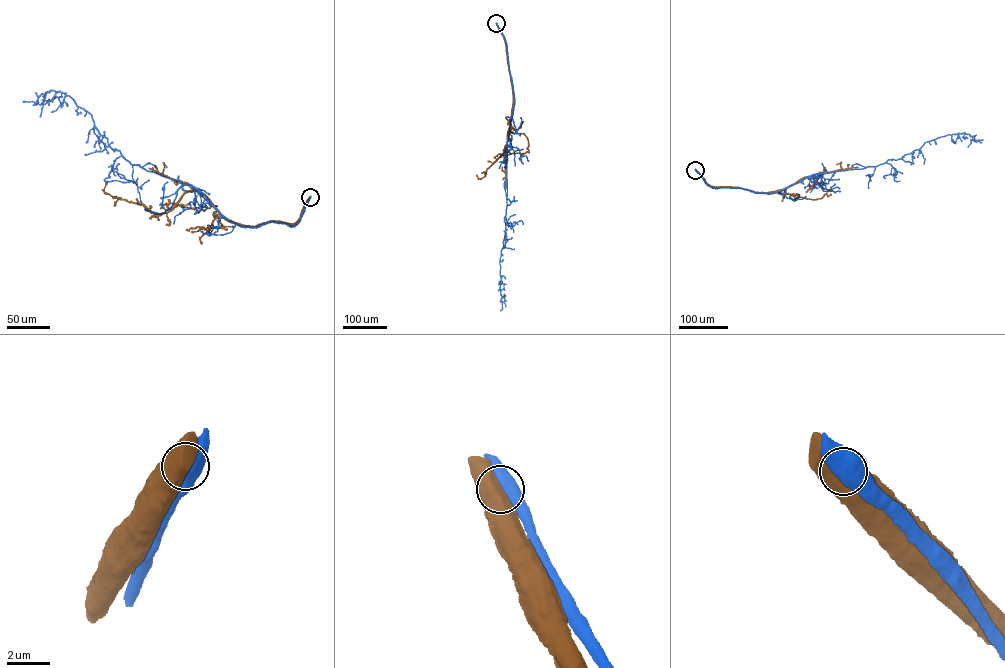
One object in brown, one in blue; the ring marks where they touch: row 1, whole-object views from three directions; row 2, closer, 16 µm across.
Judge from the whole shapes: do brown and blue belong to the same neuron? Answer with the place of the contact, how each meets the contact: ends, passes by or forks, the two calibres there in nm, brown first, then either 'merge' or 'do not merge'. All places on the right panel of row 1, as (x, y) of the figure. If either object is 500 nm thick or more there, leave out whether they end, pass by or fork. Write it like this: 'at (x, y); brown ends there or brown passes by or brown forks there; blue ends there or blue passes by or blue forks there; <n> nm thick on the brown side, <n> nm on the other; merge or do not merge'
at (695, 170); 850 nm thick on the brown side, 850 nm on the other; do not merge

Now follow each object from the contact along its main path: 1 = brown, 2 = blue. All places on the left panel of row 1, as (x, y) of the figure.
1: (309, 197), (294, 223), (270, 220), (253, 227), (222, 217), (195, 191), (156, 213), (106, 193), (107, 182)
2: (310, 197), (294, 225), (242, 226), (192, 186), (131, 164), (65, 93), (51, 90), (36, 102), (22, 101)

